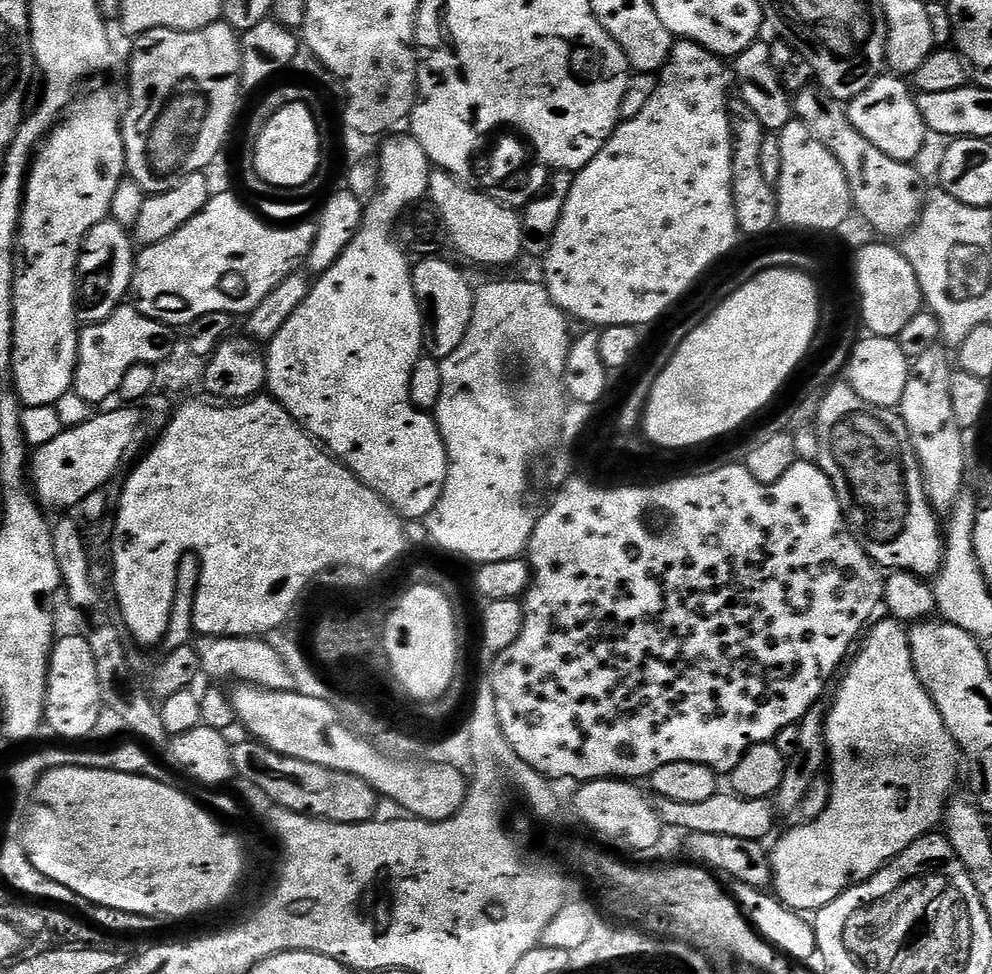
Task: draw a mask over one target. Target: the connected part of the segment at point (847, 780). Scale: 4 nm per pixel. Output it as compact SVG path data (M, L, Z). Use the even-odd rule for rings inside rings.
M891 618L883 619L877 619L867 629L866 635L859 645L859 648L861 647L860 653L858 653L858 648L855 655L851 657L851 660L853 659L852 665L850 665L850 660L850 663L847 665L847 668L849 667L848 673L845 674L844 681L841 682L840 689L837 690L836 697L832 700L832 708L830 704L826 712L824 729L826 730L826 742L828 743L828 751L830 753L830 779L832 781L830 802L826 806L824 813L817 820L800 822L797 828L790 829L776 845L771 845L770 848L772 884L774 885L775 895L787 908L791 908L793 912L801 914L815 914L819 912L822 906L834 902L834 898L841 896L853 884L861 884L863 880L870 879L879 868L883 868L885 864L889 864L891 860L894 860L898 854L902 854L902 850L909 848L915 840L935 833L941 827L945 811L953 799L954 793L952 791L956 788L956 779L959 776L961 779L962 776L962 753L960 746L950 734L946 722L942 722L942 714L938 714L938 706L934 706L930 694L922 686L922 682L914 670L914 662L910 654L910 646L908 645L908 628L901 621Z

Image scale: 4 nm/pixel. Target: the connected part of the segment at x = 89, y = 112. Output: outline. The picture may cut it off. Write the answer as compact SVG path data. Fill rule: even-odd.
M92 92L89 96L81 95L73 103L70 111L57 123L56 127L44 137L33 161L28 169L28 181L24 183L24 205L20 211L20 235L18 237L18 252L22 257L23 267L19 269L16 289L14 290L14 358L10 378L16 382L14 391L20 397L24 408L38 406L59 405L60 399L67 392L71 393L76 378L76 359L80 350L81 325L78 323L78 269L80 254L84 246L84 238L90 229L98 226L103 220L109 219L114 202L114 190L118 190L120 183L126 179L126 154L124 153L124 134L122 131L122 108L116 105L112 96L104 92Z

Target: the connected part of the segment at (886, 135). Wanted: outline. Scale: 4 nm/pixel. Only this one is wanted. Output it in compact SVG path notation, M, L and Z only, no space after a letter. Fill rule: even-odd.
M881 74L862 94L847 101L846 107L854 130L858 130L862 138L870 138L870 142L874 142L882 154L890 154L890 158L912 162L922 148L926 129L913 89L900 80L903 79L896 74Z

